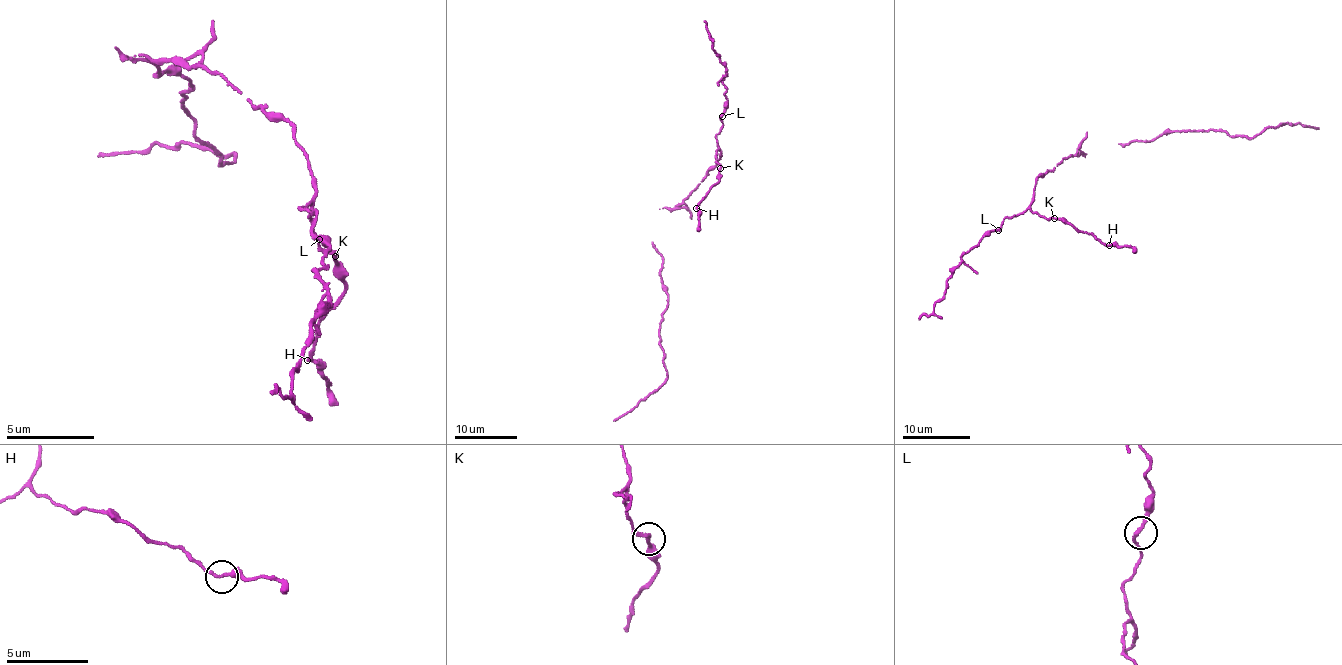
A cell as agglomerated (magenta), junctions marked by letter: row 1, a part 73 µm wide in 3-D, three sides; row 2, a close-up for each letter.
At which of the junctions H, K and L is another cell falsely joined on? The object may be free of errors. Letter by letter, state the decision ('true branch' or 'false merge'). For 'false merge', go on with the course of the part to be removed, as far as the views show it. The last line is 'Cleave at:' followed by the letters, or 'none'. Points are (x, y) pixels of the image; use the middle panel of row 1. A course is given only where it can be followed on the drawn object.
H: true branch
K: true branch
L: true branch
Cleave at: none

